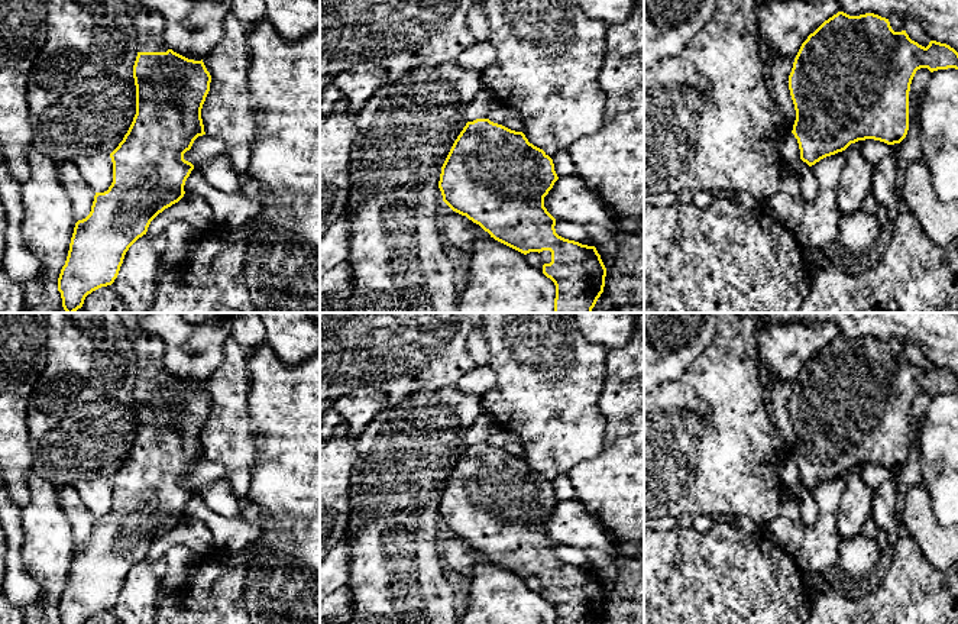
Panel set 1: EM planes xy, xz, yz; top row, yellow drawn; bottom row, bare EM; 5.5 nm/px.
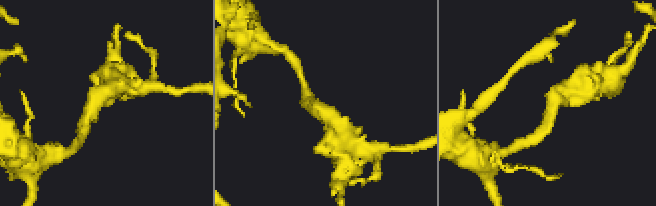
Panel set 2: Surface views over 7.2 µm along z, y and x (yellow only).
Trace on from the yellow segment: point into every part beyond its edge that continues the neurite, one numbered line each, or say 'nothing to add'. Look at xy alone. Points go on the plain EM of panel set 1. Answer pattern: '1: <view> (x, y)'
1: xy (149, 349)

